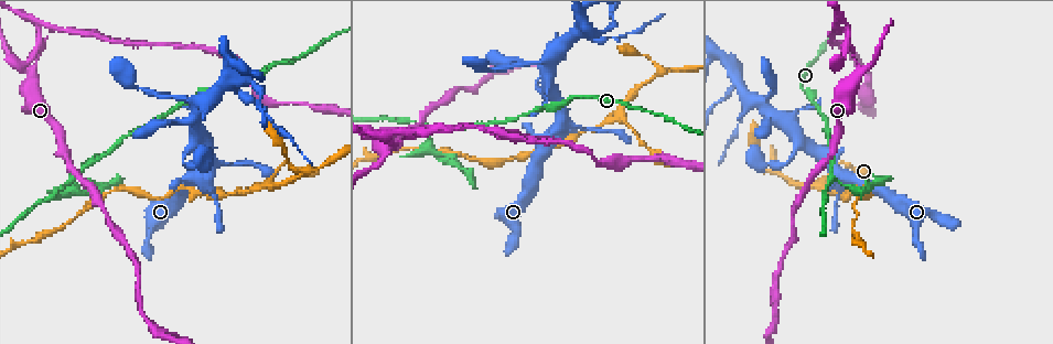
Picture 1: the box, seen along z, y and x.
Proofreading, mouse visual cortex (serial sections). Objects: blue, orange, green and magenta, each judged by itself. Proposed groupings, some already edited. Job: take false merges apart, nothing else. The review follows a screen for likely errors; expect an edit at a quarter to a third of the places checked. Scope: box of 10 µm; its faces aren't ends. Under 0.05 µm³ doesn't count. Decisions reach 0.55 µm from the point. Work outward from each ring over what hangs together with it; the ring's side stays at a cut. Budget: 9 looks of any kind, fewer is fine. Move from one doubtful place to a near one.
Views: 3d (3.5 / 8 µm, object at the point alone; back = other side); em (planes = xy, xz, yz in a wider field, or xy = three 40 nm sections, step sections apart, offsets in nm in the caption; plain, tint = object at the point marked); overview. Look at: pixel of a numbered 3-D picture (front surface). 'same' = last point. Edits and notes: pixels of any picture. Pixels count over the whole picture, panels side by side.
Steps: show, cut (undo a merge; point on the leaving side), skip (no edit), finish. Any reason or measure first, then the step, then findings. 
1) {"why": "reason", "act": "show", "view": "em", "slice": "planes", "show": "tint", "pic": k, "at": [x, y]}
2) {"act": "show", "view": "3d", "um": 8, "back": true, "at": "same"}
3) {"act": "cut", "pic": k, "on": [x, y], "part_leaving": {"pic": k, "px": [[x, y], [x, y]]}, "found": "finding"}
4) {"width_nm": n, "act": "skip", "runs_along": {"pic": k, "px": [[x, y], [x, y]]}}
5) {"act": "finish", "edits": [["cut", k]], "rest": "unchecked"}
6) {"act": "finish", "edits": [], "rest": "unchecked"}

{"why": "arms part here", "act": "show", "view": "3d", "um": 8, "pic": 1, "at": [268, 181]}

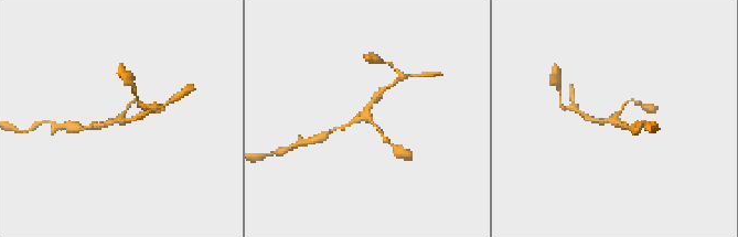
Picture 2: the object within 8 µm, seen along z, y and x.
{"act": "show", "view": "3d", "um": 3.5, "at": "same"}

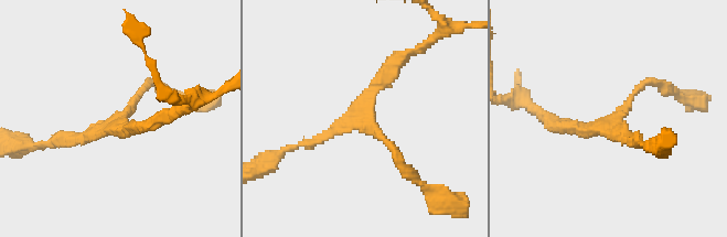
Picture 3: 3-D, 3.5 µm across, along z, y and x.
{"arms": 3, "arm_widths_nm": [150, 150, 200], "why": "need the tissue", "act": "show", "view": "em", "slice": "xy", "step": 2, "show": "tint", "pic": 3, "at": [119, 115]}

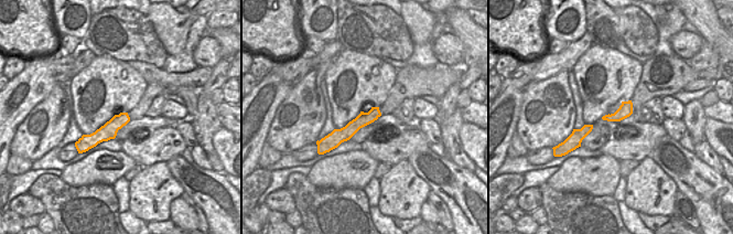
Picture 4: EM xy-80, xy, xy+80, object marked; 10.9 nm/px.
{"width_nm": 150, "act": "skip", "runs_along": {"pic": 3, "px": [[159, 86], [149, 83], [105, 127], [57, 140]]}, "found": "all the same cell"}

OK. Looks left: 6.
{"why": "a fork", "act": "show", "view": "3d", "um": 3.5, "pic": 1, "at": [830, 177]}

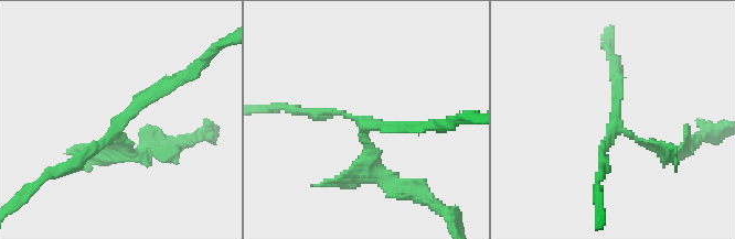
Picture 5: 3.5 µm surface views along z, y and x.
{"arms": 3, "arm_widths_nm": [150, 150, 150], "act": "show", "view": "em", "slice": "xy", "step": 2, "show": "tint", "pic": 5, "at": [362, 122]}

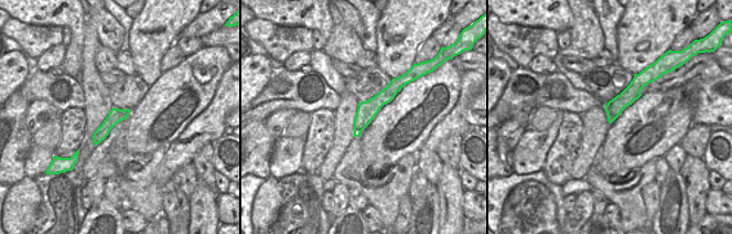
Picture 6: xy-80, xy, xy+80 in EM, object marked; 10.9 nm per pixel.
{"why": "another direction", "act": "show", "view": "em", "slice": "planes", "show": "tint", "at": "same"}

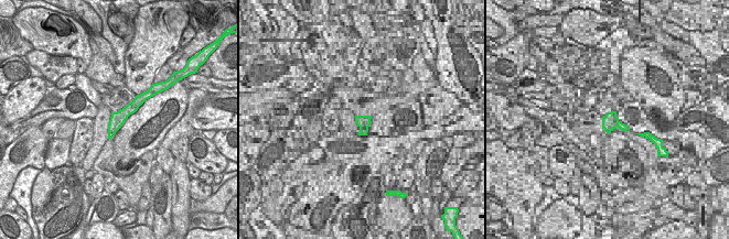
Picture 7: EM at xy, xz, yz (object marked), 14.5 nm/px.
{"act": "cut", "pic": 5, "on": [654, 144], "part_leaving": {"pic": 5, "px": [[621, 130], [661, 153], [690, 147]]}, "found": "two cells meet here"}

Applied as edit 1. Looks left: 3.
{"why": "thin neck", "act": "show", "view": "3d", "um": 3.5, "pic": 1, "at": [850, 43]}

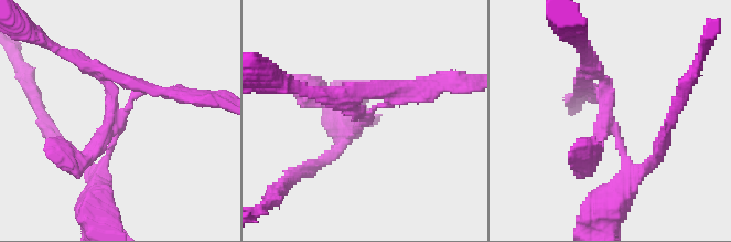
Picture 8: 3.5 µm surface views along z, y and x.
{"act": "show", "view": "em", "slice": "planes", "show": "tint", "pic": 8, "at": [607, 121]}

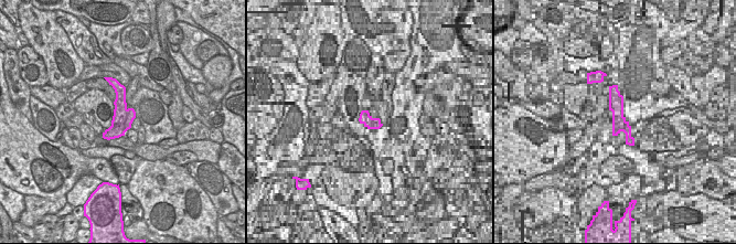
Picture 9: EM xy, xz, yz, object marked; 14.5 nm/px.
{"act": "cut", "pic": 8, "on": [108, 75], "border": {"pic": 9, "px": [[127, 109], [125, 130]]}, "found": "two cells meet here"}

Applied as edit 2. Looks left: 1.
{"act": "finish", "edits": [["cut", 5], ["cut", 8]], "rest": "unchecked"}

